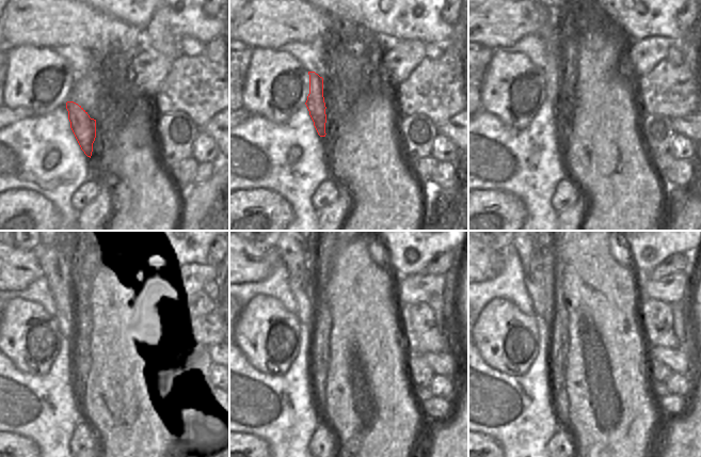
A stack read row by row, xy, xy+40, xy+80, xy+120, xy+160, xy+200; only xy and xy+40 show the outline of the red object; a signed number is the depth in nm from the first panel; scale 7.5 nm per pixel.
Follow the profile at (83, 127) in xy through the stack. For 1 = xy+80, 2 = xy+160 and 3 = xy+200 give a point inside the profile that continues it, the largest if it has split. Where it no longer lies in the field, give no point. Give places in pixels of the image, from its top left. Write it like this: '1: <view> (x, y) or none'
1: xy+80 (551, 72)
2: xy+160 (301, 266)
3: xy+200 (538, 263)

